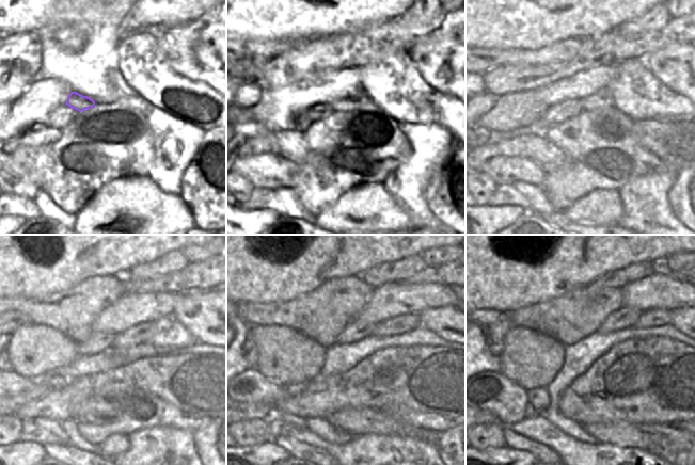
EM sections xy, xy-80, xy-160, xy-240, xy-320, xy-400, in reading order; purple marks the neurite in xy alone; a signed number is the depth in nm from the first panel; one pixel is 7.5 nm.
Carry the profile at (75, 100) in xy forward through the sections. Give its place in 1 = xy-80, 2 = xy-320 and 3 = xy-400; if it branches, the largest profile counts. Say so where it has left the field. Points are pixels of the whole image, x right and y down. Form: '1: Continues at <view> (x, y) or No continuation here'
1: Continues at xy-80 (346, 103)
2: Continues at xy-320 (406, 322)
3: Continues at xy-400 (652, 318)

